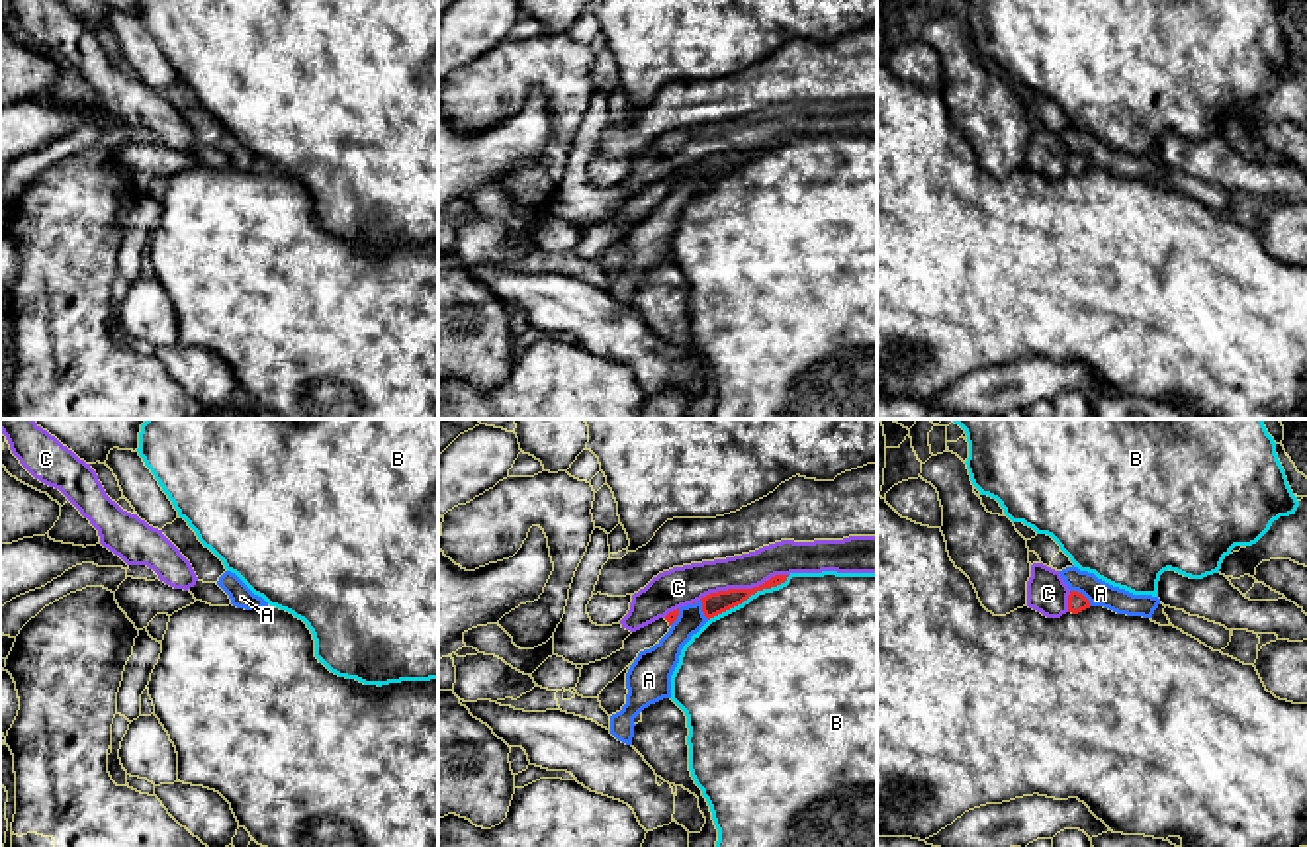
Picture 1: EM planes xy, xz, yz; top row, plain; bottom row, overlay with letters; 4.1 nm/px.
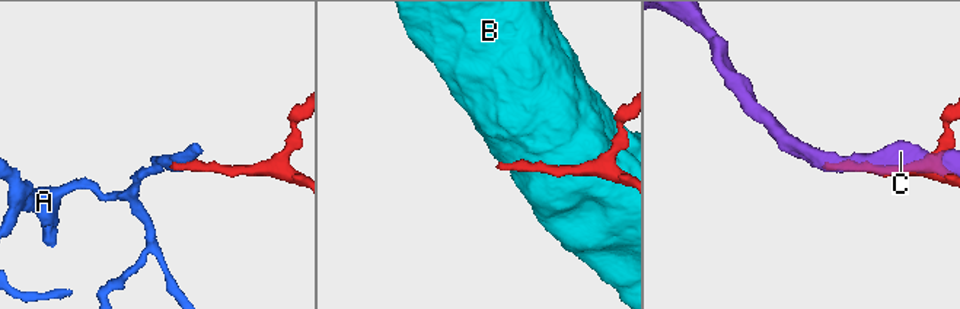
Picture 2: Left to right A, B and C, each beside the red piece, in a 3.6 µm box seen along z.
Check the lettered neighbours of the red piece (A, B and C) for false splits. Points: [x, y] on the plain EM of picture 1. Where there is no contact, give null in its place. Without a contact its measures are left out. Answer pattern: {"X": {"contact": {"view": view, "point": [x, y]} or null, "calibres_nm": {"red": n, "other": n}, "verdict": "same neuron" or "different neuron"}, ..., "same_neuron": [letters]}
{"A": {"contact": {"view": "yz", "point": [1082, 157]}, "calibres_nm": {"red": 80, "other": 110}, "verdict": "different neuron"}, "B": {"contact": {"view": "xz", "point": [748, 159]}, "calibres_nm": {"red": 90, "other": 500}, "verdict": "different neuron"}, "C": {"contact": {"view": "xz", "point": [742, 151]}, "calibres_nm": {"red": 90, "other": 160}, "verdict": "different neuron"}, "same_neuron": []}

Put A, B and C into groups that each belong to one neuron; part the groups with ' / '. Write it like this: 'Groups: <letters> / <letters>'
Groups: A / B / C

